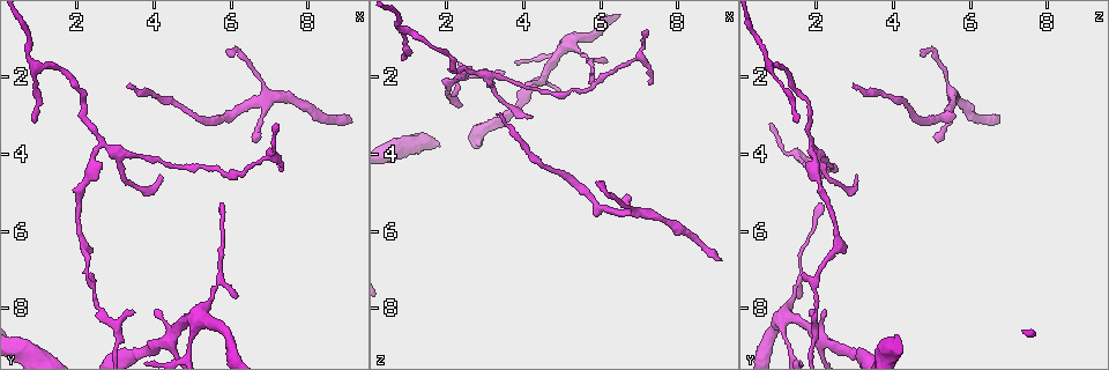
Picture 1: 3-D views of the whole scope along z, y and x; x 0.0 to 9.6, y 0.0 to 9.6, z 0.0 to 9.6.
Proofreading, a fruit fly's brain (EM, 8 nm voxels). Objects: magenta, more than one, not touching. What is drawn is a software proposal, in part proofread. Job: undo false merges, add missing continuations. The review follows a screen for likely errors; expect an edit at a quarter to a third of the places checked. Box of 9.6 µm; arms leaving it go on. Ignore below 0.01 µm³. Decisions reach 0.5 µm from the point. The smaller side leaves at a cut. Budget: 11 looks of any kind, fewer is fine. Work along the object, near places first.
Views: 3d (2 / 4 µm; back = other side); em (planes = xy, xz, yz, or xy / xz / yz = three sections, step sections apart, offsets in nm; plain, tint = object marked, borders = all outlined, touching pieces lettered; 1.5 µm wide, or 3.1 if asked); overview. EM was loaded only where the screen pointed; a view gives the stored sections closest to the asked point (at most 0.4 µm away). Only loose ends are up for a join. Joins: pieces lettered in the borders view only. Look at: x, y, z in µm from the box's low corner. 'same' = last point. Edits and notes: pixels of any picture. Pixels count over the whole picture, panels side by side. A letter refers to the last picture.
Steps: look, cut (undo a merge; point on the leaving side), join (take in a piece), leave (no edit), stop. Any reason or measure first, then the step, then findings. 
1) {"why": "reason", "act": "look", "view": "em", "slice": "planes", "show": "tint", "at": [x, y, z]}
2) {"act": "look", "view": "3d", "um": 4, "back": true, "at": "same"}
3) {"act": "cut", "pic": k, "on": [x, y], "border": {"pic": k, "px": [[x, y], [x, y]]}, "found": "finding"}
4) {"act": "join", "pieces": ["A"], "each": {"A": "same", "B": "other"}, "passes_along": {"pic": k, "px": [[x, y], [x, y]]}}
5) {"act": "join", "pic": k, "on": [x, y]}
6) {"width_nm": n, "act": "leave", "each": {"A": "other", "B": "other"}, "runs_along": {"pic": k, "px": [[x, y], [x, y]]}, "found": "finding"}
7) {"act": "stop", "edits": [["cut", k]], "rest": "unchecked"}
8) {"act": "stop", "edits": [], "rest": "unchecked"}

{"why": "narrows sharply", "act": "look", "view": "em", "slice": "yz", "step": 4, "show": "tint", "at": [5.40, 4.30, 2.35]}

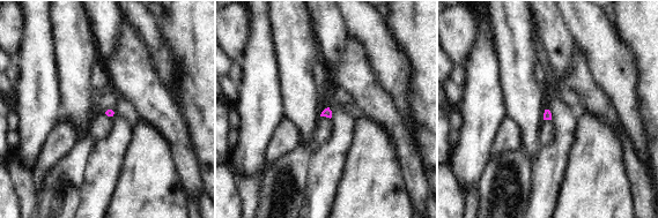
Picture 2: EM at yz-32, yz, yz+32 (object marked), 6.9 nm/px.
{"why": "cut it another way", "act": "look", "view": "em", "slice": "planes", "show": "borders", "at": "same"}

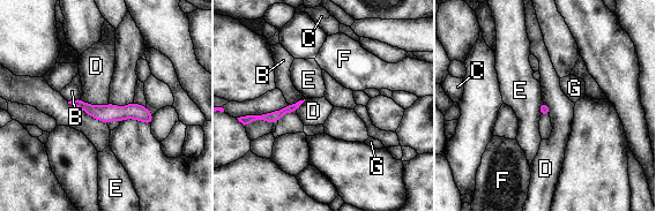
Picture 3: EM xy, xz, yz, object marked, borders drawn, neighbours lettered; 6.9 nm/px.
{"width_nm": 20, "longest_contact_nm": ["D", 200], "act": "leave", "each": {"B": "other", "C": "other", "D": "other", "E": "other", "F": "other", "G": "other"}, "found": "all the same cell"}

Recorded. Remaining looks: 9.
{"why": "free end", "act": "look", "view": "em", "slice": "planes", "show": "borders", "at": [3.30, 2.15, 3.00]}

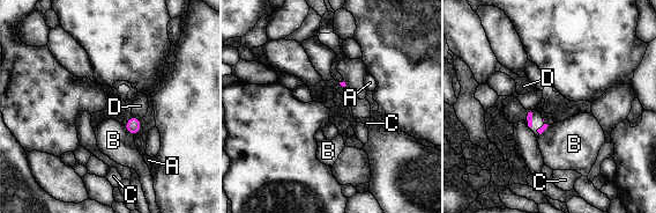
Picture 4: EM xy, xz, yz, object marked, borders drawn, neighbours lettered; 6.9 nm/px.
{"act": "leave", "each": {"A": "other", "B": "other", "C": "other", "D": "other"}, "found": "no lettered piece goes on from it"}

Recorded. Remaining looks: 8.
{"why": "looks like a crossing", "act": "look", "view": "em", "slice": "xz", "step": 8, "show": "tint", "at": [5.15, 8.20, 1.20]}

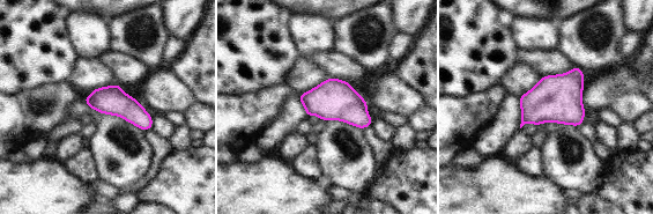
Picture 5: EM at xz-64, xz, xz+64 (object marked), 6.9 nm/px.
{"why": "another direction", "act": "look", "view": "em", "slice": "planes", "show": "borders", "at": "same"}

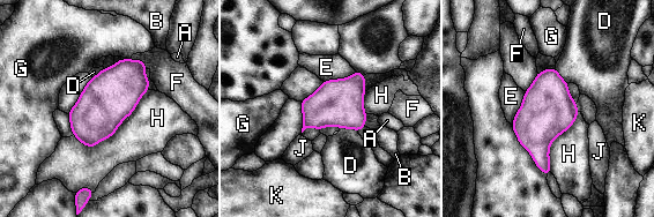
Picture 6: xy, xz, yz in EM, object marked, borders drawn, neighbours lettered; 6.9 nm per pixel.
{"width_nm": 340, "longest_contact_nm": ["H", 600], "act": "leave", "each": {"A": "other", "B": "other", "D": "other", "E": "other", "F": "other", "G": "other", "H": "other", "J": "other", "K": "other"}, "found": "one cell here"}

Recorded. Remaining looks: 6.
{"why": "branch stops here", "act": "look", "view": "3d", "um": 4, "at": [7.15, 3.20, 0.85]}

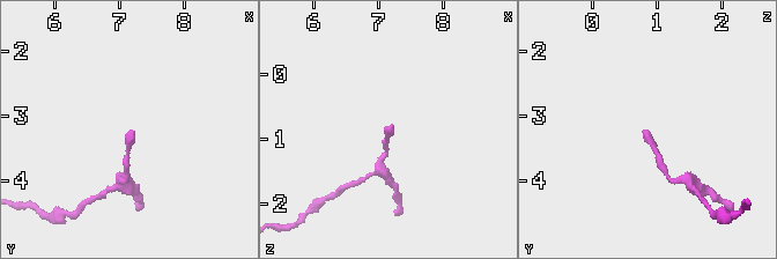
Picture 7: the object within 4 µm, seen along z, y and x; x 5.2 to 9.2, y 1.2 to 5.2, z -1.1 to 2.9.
{"act": "look", "view": "em", "slice": "yz", "step": 4, "show": "tint", "at": [7.15, 3.20, 0.85]}

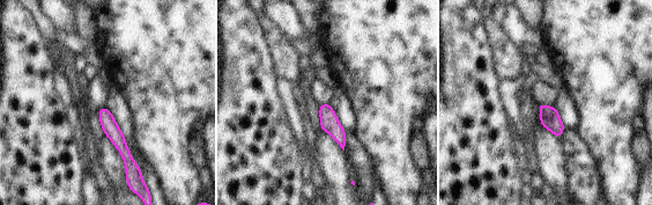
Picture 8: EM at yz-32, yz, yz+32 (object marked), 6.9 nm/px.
{"act": "look", "view": "em", "slice": "planes", "show": "borders", "at": "same"}

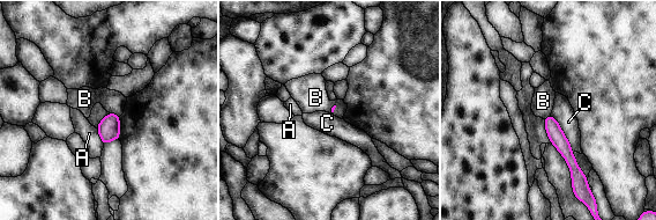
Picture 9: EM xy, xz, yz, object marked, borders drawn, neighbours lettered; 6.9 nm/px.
{"longest_contact_nm": ["C", 320], "act": "leave", "each": {"A": "other", "B": "other", "C": "other"}, "border": {"pic": 9, "px": [[109, 111], [119, 116]]}, "found": "no lettered piece goes on from it"}

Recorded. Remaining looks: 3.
{"act": "stop", "edits": [], "rest": "unchecked"}

